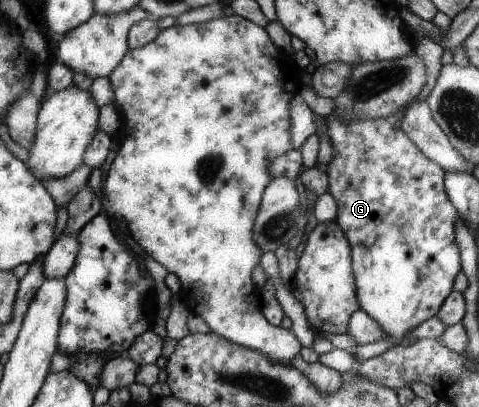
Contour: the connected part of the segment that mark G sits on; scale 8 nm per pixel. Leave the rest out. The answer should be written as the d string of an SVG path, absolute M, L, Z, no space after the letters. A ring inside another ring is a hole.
M330 114L326 117L327 134L333 149L333 158L324 166L328 178L328 191L336 202L338 213L336 214L336 225L342 230L348 243L352 244L352 269L355 272L356 297L358 298L359 308L373 321L378 324L380 331L383 333L380 339L389 339L398 342L402 336L406 336L413 329L416 329L421 323L427 319L434 317L441 308L444 300L451 295L455 277L459 274L460 258L458 258L458 248L454 244L454 230L452 230L452 222L459 218L458 212L448 201L447 194L442 190L442 176L446 176L446 172L442 172L434 162L424 157L420 150L399 130L392 126L390 119L375 120L358 120L358 121L342 121Z

